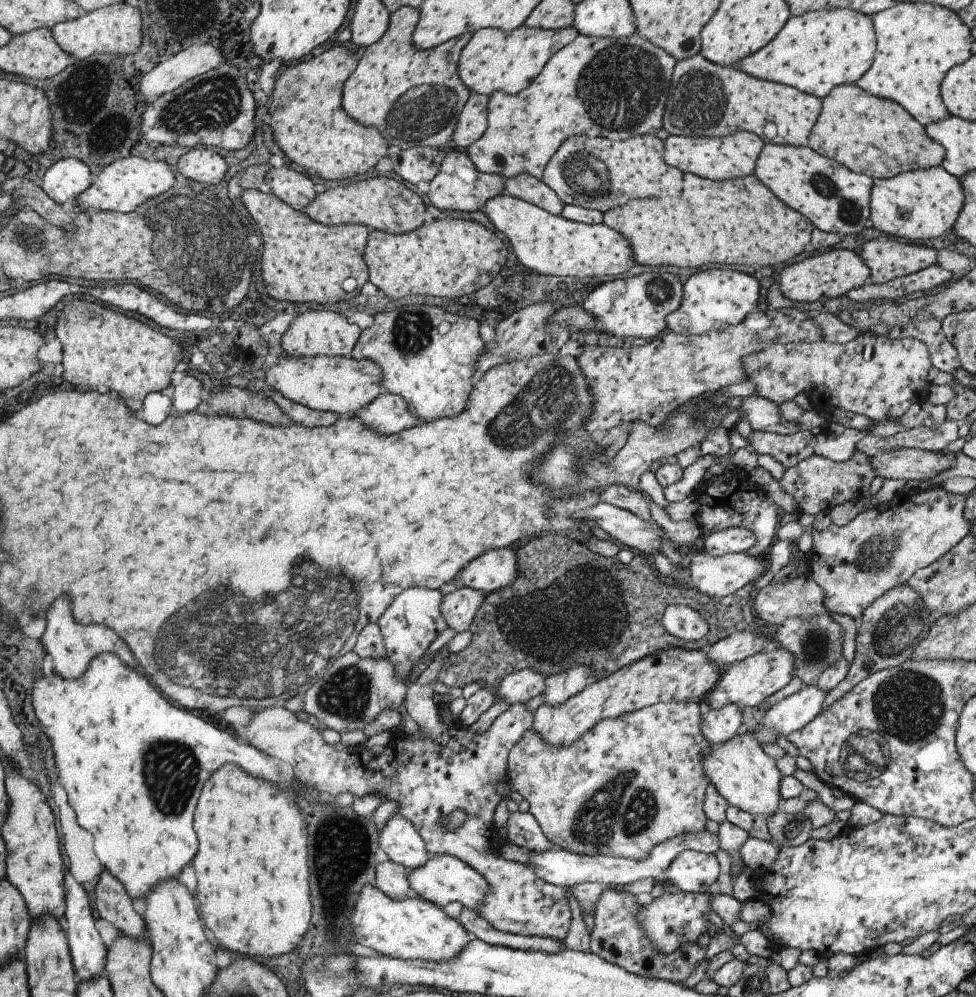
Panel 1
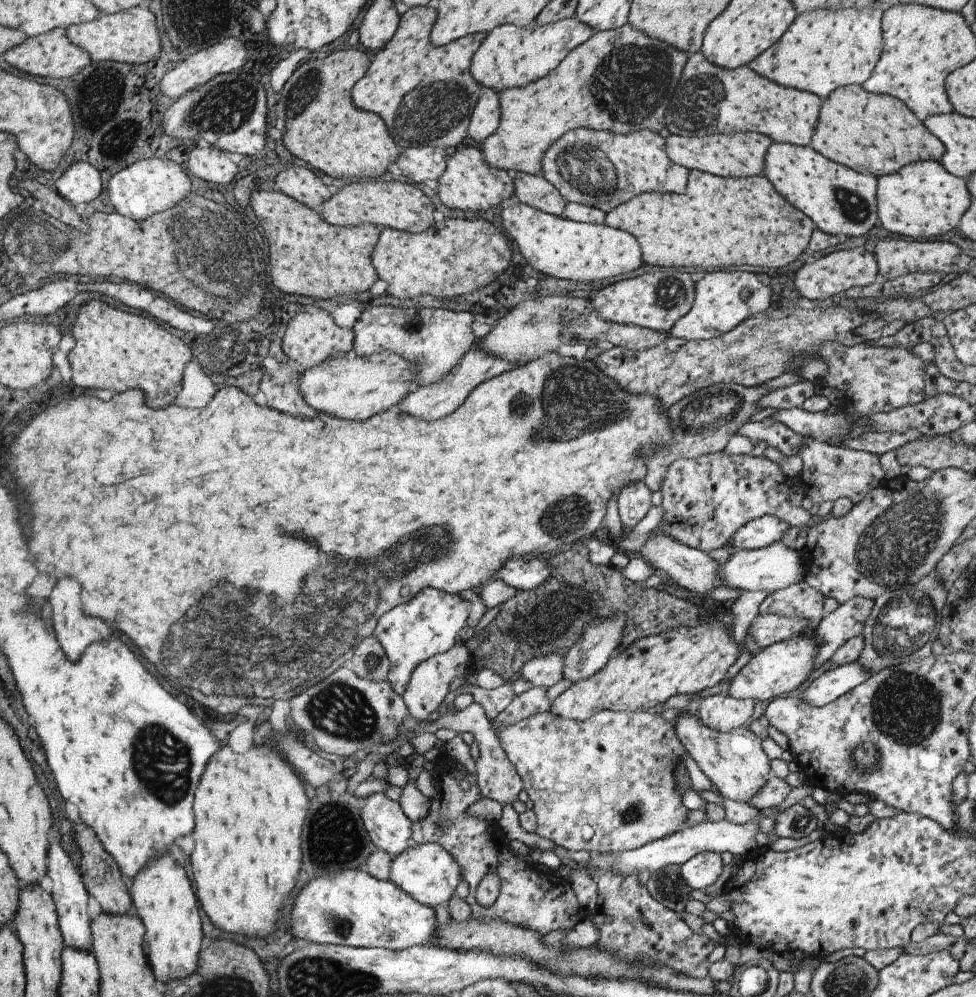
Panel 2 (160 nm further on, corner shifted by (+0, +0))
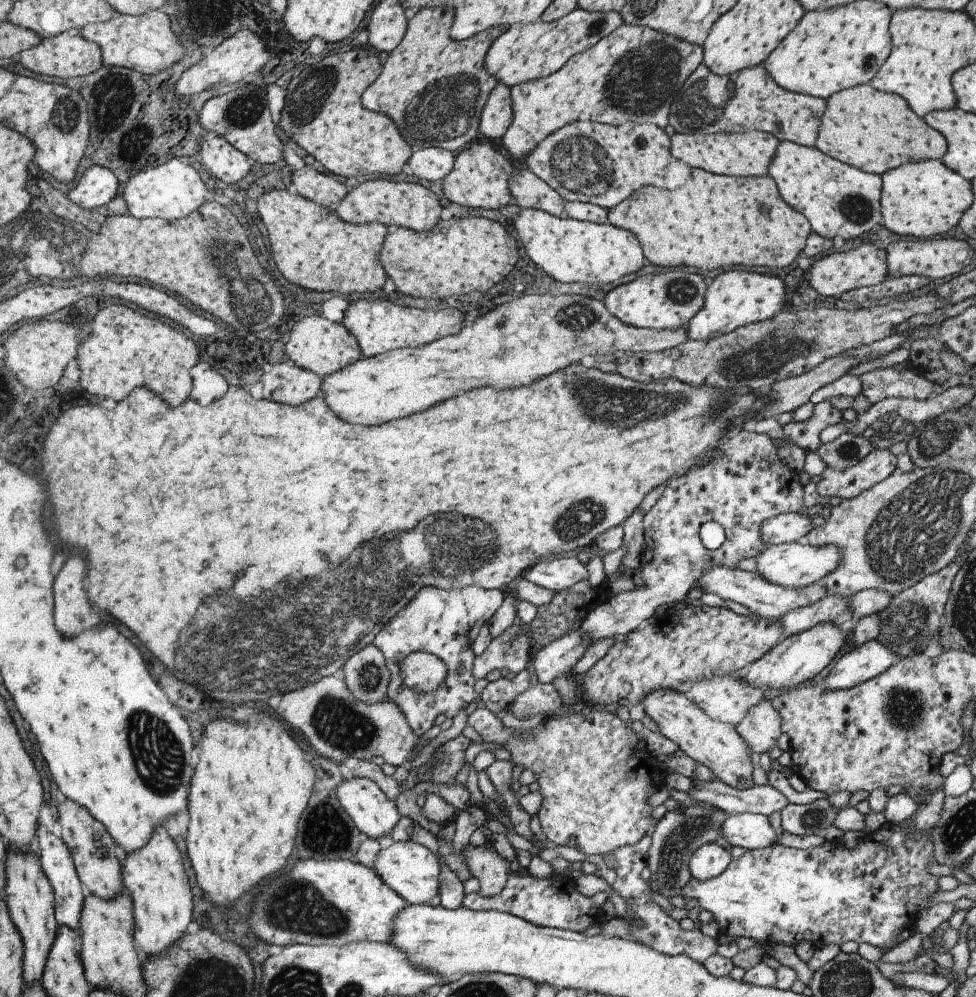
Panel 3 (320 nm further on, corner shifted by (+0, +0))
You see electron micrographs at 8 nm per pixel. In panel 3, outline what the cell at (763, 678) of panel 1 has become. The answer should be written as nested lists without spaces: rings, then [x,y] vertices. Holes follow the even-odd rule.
[[[829,621],[814,624],[803,632],[779,640],[775,646],[759,657],[759,660],[751,663],[743,680],[761,689],[795,688],[817,676],[835,658],[835,654],[841,650],[846,640],[847,633],[844,633],[841,627]]]

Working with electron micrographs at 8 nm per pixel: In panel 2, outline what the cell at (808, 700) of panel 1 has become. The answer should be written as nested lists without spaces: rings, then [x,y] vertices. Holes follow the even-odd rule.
[[[851,661],[823,672],[804,689],[800,699],[811,706],[820,707],[849,692],[869,677],[869,669],[857,661]]]

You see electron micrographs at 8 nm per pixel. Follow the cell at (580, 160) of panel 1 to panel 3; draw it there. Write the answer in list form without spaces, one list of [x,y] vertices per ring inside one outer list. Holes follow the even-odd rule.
[[[581,120],[563,125],[561,129],[543,139],[525,158],[525,164],[535,176],[555,189],[563,200],[591,203],[606,211],[641,187],[654,186],[675,190],[689,180],[691,169],[687,163],[671,156],[670,138],[656,124],[632,123],[629,126],[611,126]]]

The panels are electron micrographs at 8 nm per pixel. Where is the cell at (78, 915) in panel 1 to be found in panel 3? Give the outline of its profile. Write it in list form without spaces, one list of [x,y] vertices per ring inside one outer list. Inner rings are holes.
[[[43,825],[38,826],[36,847],[43,870],[50,877],[51,884],[54,885],[56,894],[56,919],[59,926],[67,925],[72,929],[79,929],[86,898],[80,876],[77,876],[76,864],[73,862],[71,850],[67,848],[67,843],[62,838],[55,836],[53,832],[49,832],[47,826]]]

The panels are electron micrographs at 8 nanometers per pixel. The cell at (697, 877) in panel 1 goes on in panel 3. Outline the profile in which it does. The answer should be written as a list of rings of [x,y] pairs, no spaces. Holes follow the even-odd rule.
[[[705,843],[690,856],[688,869],[691,877],[707,880],[717,876],[730,862],[731,855],[718,843]]]

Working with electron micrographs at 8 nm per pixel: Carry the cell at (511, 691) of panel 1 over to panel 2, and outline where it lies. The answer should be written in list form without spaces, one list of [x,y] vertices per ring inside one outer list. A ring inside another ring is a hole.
[[[549,653],[542,657],[529,659],[521,668],[519,676],[523,676],[533,687],[545,688],[555,684],[562,678],[564,657],[559,653]]]

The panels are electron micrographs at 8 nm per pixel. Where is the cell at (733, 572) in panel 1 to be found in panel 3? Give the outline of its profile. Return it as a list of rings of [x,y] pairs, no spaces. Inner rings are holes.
[[[781,543],[765,547],[756,557],[757,572],[770,583],[801,588],[821,580],[841,562],[843,551],[833,543],[814,547],[809,544]]]

